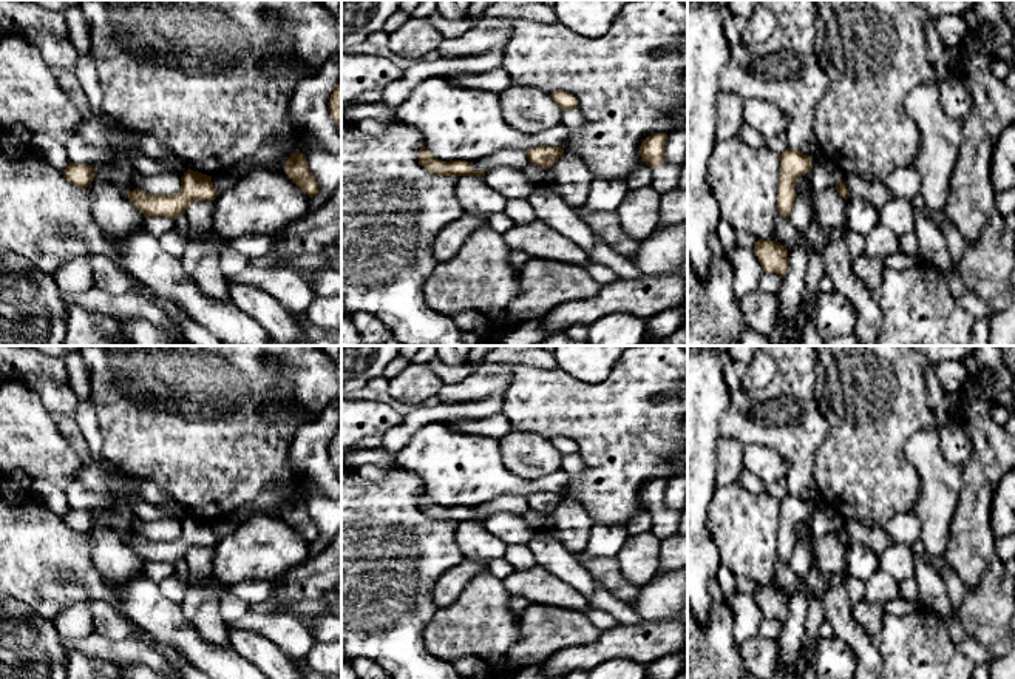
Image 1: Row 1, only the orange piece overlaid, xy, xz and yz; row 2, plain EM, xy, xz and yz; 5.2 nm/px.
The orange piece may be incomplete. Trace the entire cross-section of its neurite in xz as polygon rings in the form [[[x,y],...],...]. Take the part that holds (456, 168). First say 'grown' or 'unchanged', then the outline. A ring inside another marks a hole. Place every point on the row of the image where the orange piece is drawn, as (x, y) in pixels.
unchanged; [[[423,145],[419,150],[419,165],[425,167],[428,171],[436,173],[437,176],[476,176],[484,179],[484,171],[474,171],[473,162],[467,160],[439,160],[436,159],[428,148]]]

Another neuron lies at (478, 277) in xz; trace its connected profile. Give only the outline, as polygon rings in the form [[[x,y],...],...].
[[[488,224],[477,227],[451,258],[437,262],[423,282],[423,301],[431,310],[453,318],[460,333],[473,332],[484,340],[484,346],[497,346],[519,326],[505,316],[508,304],[521,293],[519,270],[511,267],[508,253],[502,235]]]

